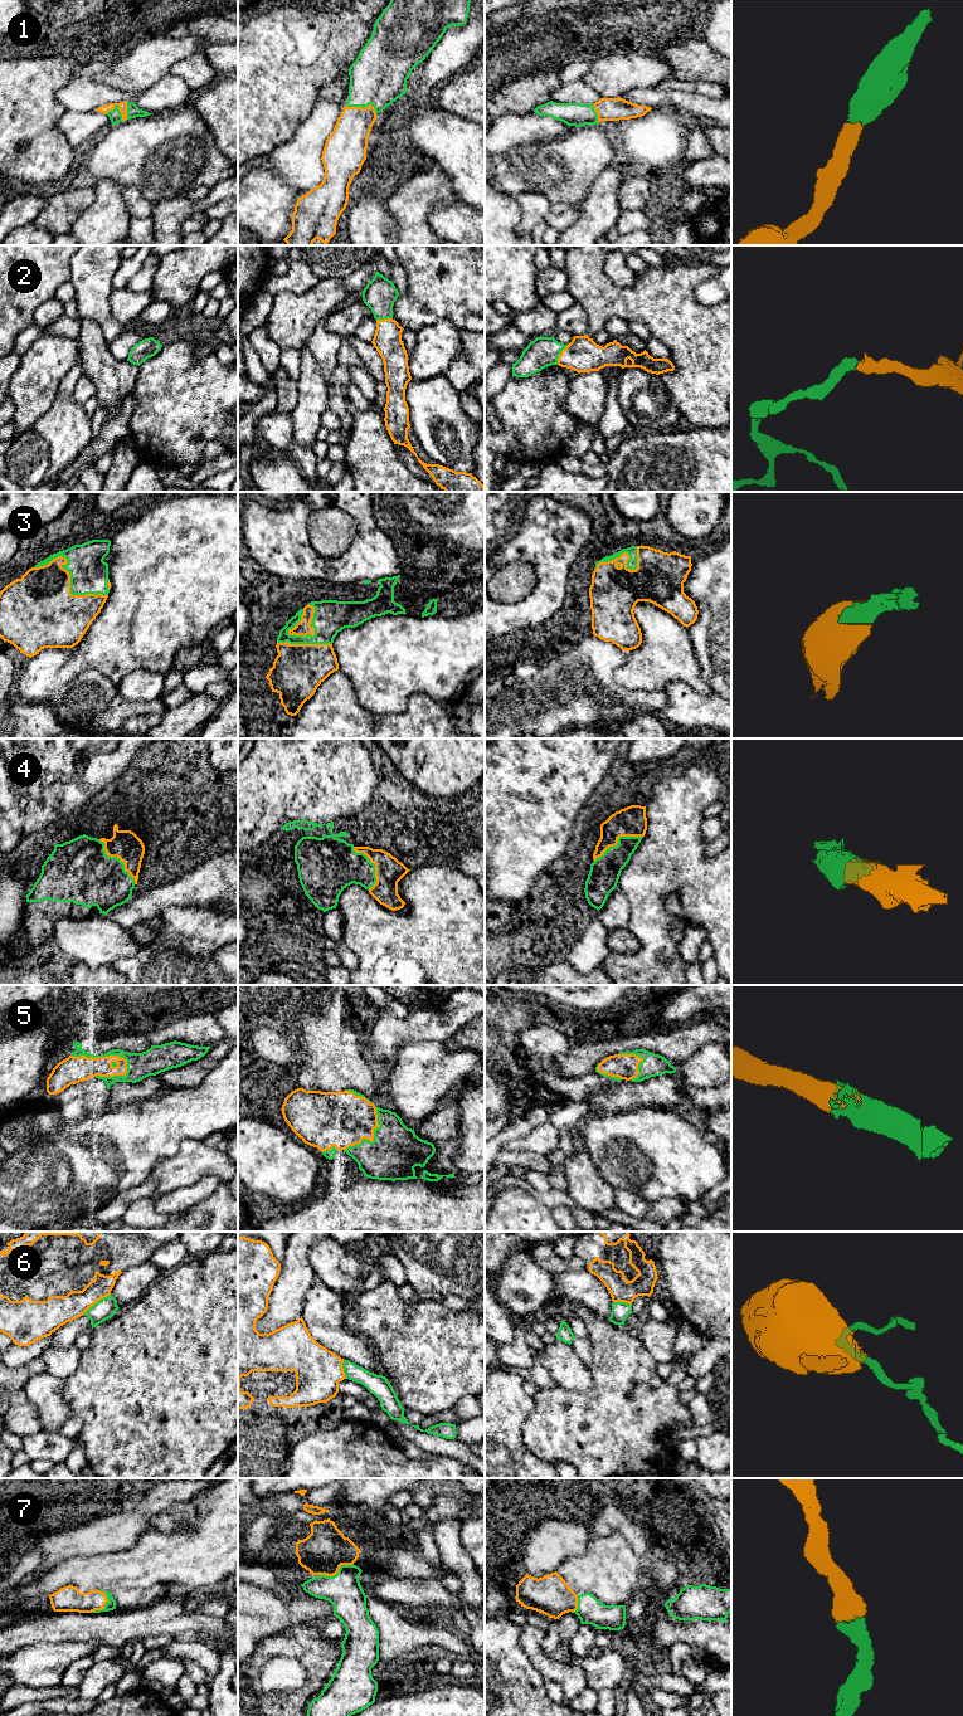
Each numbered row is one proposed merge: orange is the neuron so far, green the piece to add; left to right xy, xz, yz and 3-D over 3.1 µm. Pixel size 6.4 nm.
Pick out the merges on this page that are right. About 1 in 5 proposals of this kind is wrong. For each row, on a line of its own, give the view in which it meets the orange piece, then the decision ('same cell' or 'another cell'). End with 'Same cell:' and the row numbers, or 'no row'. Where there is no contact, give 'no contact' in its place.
1: meets orange in xz; same cell
2: meets orange in yz; same cell
3: meets orange in xy; same cell
4: meets orange in xy; same cell
5: meets orange in xy; same cell
6: meets orange in xy; another cell
7: meets orange in xz; same cell
Same cell: 1, 2, 3, 4, 5, 7

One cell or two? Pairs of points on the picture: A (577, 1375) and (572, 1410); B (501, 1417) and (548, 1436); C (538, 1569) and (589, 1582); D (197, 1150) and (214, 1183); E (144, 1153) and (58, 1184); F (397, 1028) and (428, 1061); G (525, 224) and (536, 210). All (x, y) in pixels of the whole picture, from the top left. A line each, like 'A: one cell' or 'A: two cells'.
A: two cells
B: two cells
C: two cells
D: two cells
E: one cell
F: two cells
G: one cell

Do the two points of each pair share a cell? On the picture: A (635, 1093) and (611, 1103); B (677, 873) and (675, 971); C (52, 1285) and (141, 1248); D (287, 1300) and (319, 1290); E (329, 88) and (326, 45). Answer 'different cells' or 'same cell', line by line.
A: same cell
B: same cell
C: same cell
D: different cells
E: different cells

